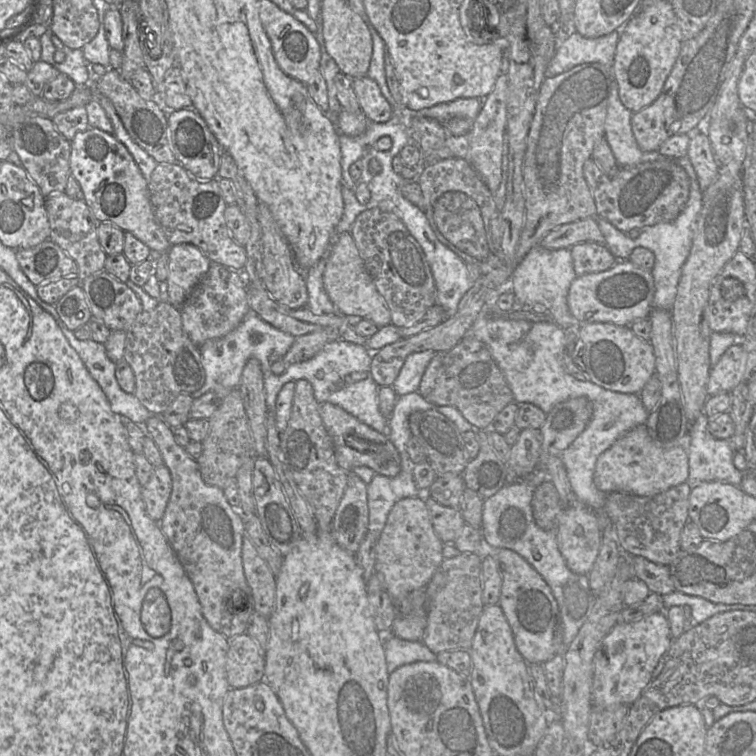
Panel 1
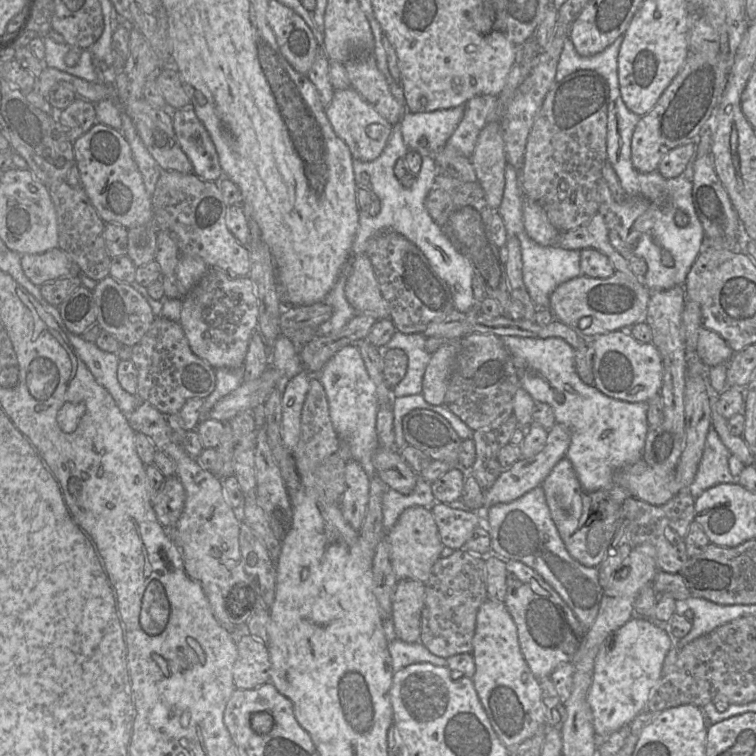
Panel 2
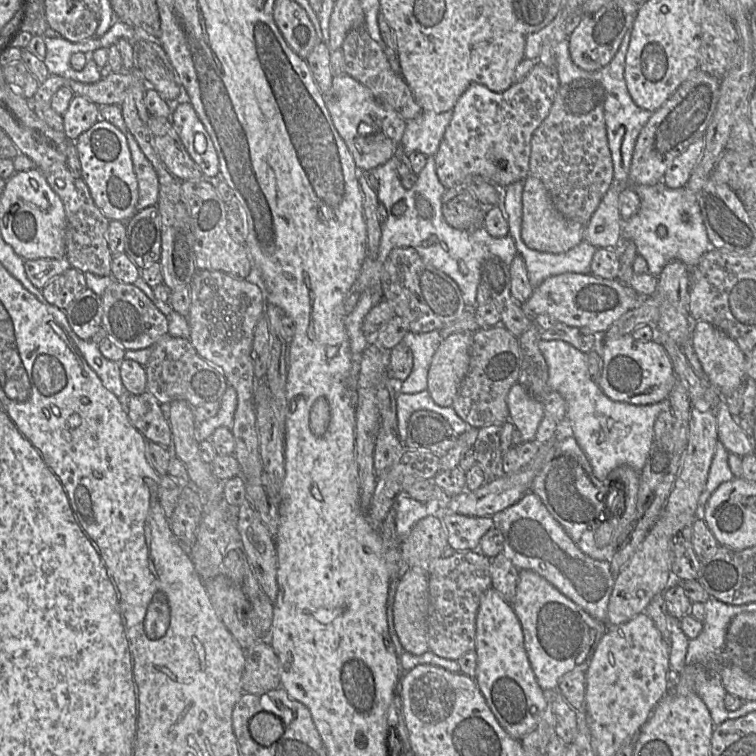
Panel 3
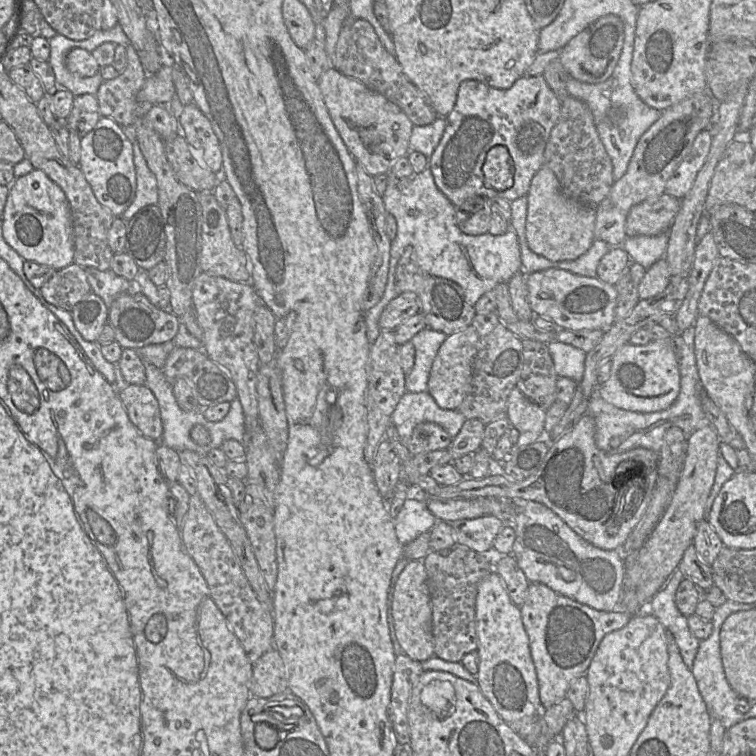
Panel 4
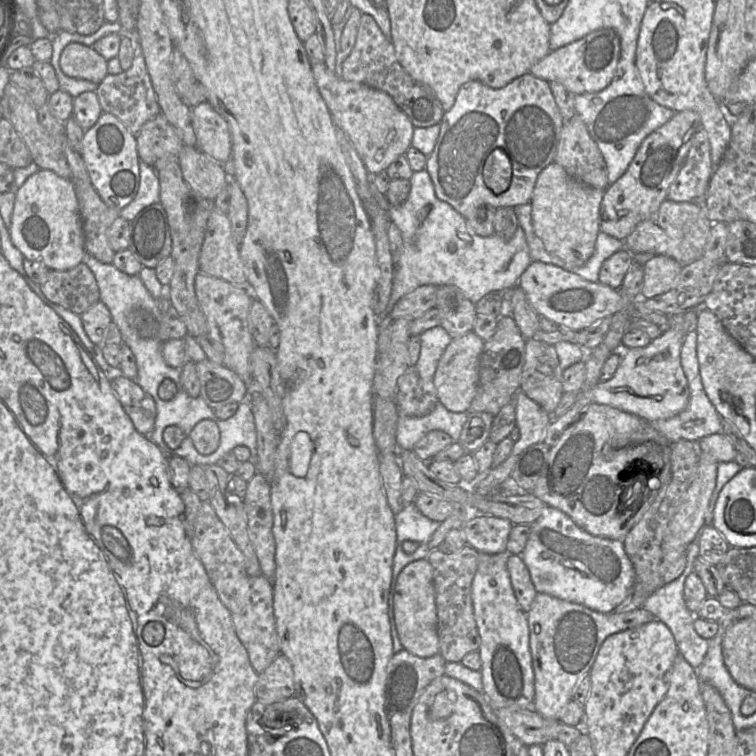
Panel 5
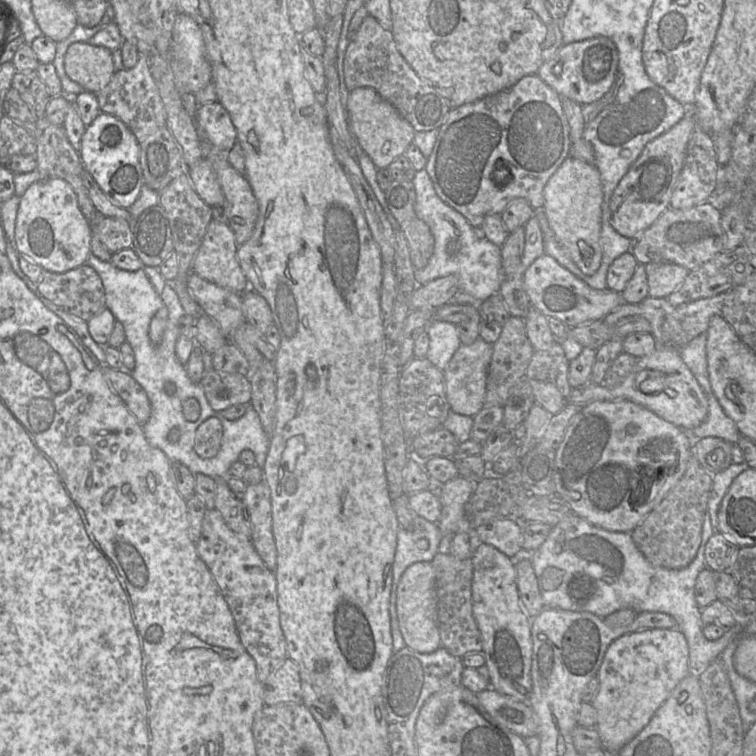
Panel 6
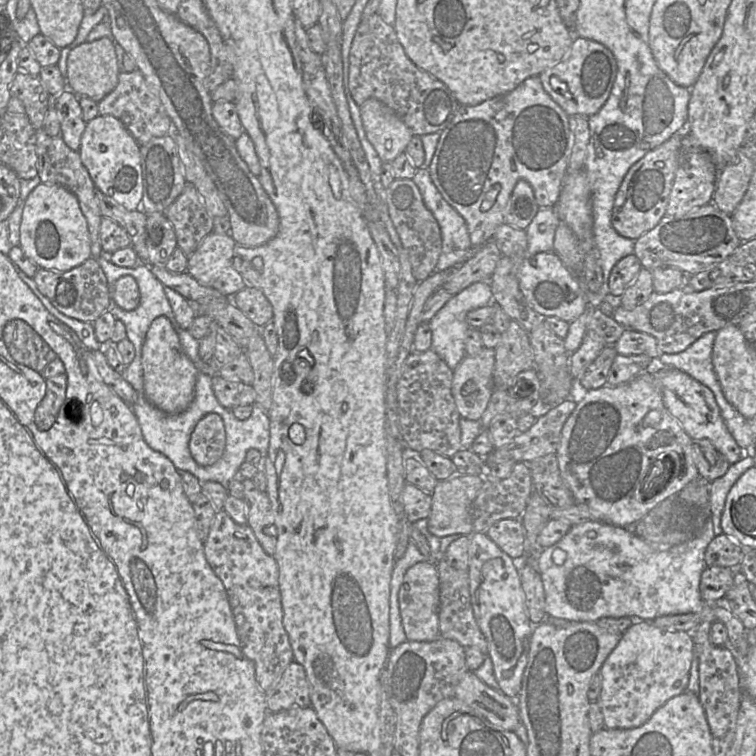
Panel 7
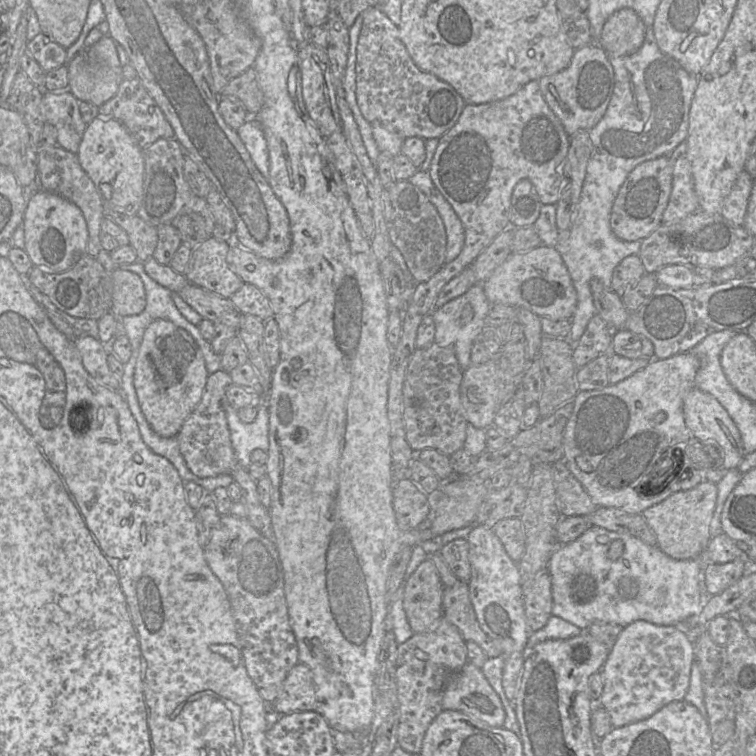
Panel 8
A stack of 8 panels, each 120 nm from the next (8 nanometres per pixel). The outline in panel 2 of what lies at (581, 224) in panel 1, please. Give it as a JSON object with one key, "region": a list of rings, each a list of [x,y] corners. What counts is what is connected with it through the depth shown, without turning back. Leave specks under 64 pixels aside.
{"region":[[[597,212],[585,224],[569,231],[561,231],[557,245],[566,249],[597,249],[609,258],[616,272],[625,274],[629,279],[640,279],[631,271],[628,261],[611,245],[608,233],[608,226]]]}

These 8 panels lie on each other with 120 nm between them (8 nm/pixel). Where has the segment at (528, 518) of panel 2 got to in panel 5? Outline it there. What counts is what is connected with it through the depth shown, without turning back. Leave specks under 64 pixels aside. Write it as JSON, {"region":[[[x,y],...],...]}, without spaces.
{"region":[[[545,506],[541,516],[530,524],[530,535],[521,553],[537,593],[584,605],[601,613],[611,613],[626,598],[635,579],[635,571],[623,541],[594,536],[579,527],[564,512]]]}

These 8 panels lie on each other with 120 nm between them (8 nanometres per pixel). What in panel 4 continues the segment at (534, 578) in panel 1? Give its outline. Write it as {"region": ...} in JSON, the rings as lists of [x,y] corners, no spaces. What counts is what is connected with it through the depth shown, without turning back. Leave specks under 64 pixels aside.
{"region":[[[542,583],[529,584],[526,599],[520,607],[524,628],[535,666],[541,710],[566,697],[570,684],[586,675],[603,637],[623,628],[632,615],[625,611],[599,611],[557,593]]]}

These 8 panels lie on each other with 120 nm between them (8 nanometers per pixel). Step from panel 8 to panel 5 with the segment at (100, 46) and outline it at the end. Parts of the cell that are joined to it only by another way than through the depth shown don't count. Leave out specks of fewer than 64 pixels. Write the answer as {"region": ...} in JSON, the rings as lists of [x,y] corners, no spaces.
{"region":[[[79,43],[67,45],[60,56],[60,67],[65,75],[96,84],[108,74],[107,62],[92,47]]]}

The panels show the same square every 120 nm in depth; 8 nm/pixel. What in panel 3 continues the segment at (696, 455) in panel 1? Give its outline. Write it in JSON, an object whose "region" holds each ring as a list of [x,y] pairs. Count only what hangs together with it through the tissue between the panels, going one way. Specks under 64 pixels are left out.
{"region":[[[719,440],[716,444],[706,487],[698,501],[697,519],[704,519],[705,507],[713,492],[722,483],[731,481],[735,478],[728,465],[728,454],[729,452]]]}

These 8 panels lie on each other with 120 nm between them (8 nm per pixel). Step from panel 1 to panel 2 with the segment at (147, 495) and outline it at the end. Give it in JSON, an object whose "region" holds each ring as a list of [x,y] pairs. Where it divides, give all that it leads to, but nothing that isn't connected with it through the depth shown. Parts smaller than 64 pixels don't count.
{"region":[[[167,477],[163,489],[153,496],[153,508],[160,524],[170,529],[180,518],[186,499],[185,489],[177,477]]]}

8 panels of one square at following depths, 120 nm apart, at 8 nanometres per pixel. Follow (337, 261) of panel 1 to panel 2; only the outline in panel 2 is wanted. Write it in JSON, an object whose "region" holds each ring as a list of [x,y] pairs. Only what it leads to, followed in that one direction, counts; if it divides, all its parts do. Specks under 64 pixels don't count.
{"region":[[[366,253],[353,257],[352,270],[347,279],[344,293],[346,300],[354,308],[357,314],[370,315],[376,320],[389,318],[388,304],[382,297],[371,261]]]}

